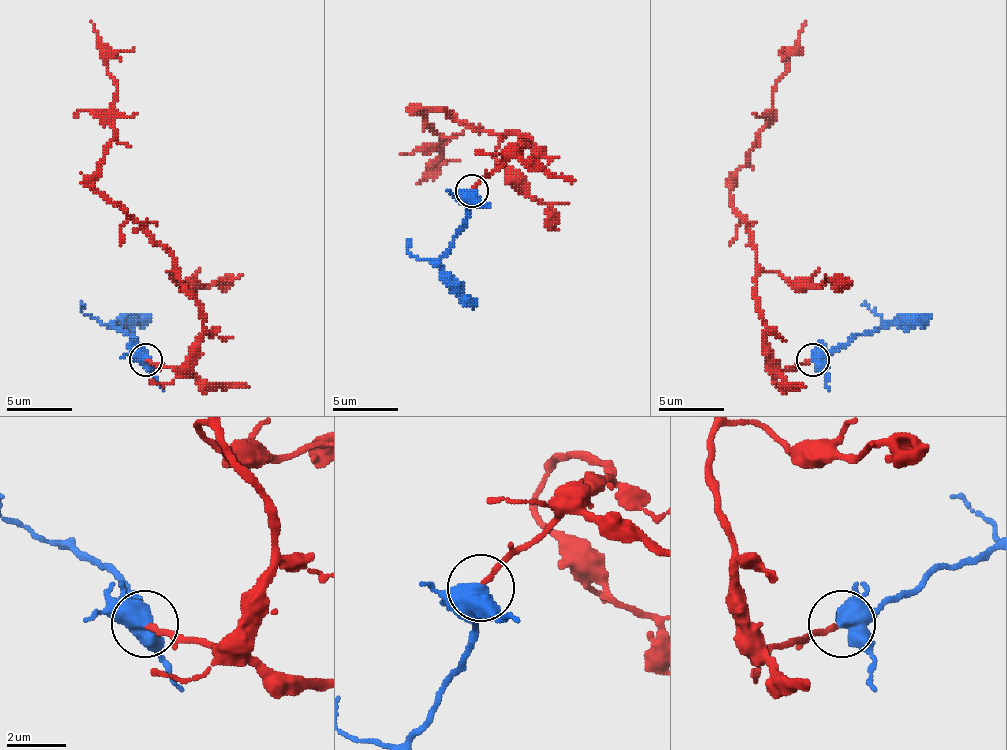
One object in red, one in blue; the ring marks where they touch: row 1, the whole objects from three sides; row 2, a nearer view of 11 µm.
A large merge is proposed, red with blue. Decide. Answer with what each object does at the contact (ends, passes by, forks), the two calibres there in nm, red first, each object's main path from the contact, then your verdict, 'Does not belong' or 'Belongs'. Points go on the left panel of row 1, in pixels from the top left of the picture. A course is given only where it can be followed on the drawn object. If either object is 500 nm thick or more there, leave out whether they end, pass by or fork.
Thickness 170 nm (red) against 550 nm. Course of red: (147, 360), (183, 370), (203, 311), (163, 248), (97, 189), (94, 173), (114, 140), (117, 81), (91, 21). Course of blue: (147, 360), (143, 351), (114, 324), (137, 324), (147, 314). Belongs

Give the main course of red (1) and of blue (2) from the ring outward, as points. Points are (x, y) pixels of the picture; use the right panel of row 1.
1: (812, 360), (782, 370), (769, 351), (753, 232), (733, 209), (730, 189), (773, 107), (786, 54), (805, 21)
2: (812, 360), (838, 351), (881, 324), (921, 324), (931, 314)

